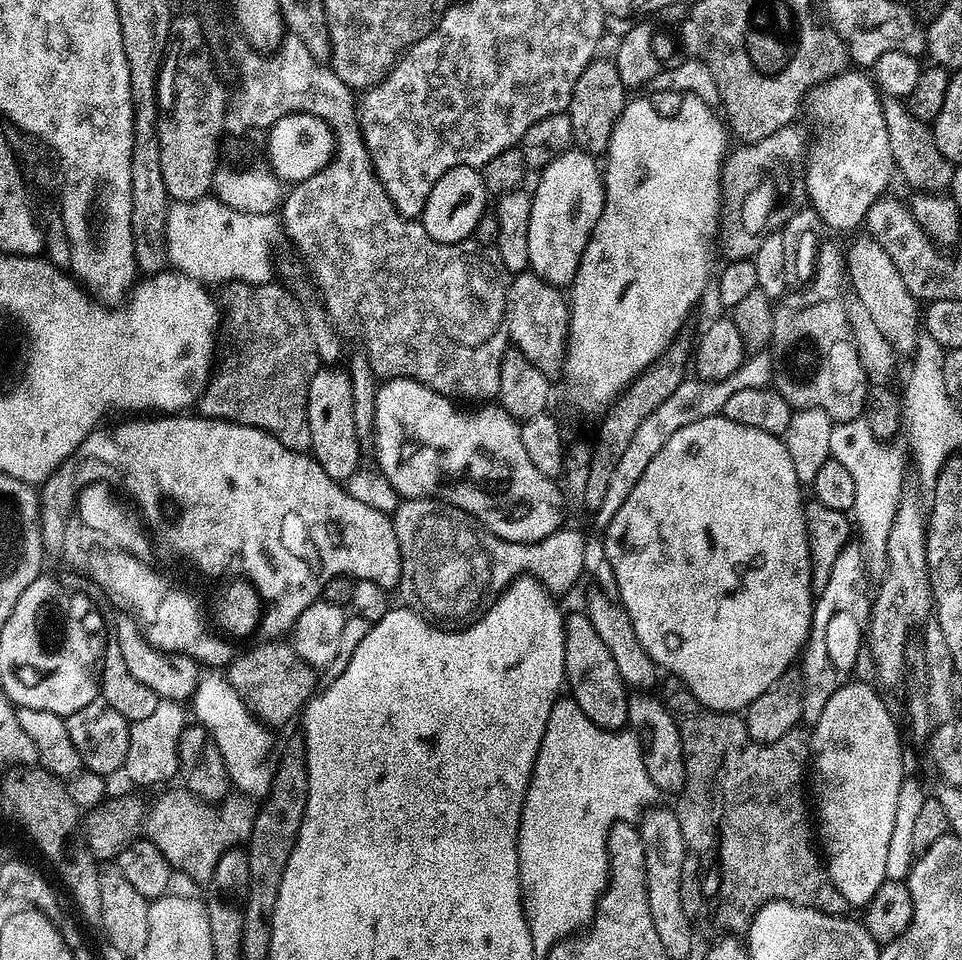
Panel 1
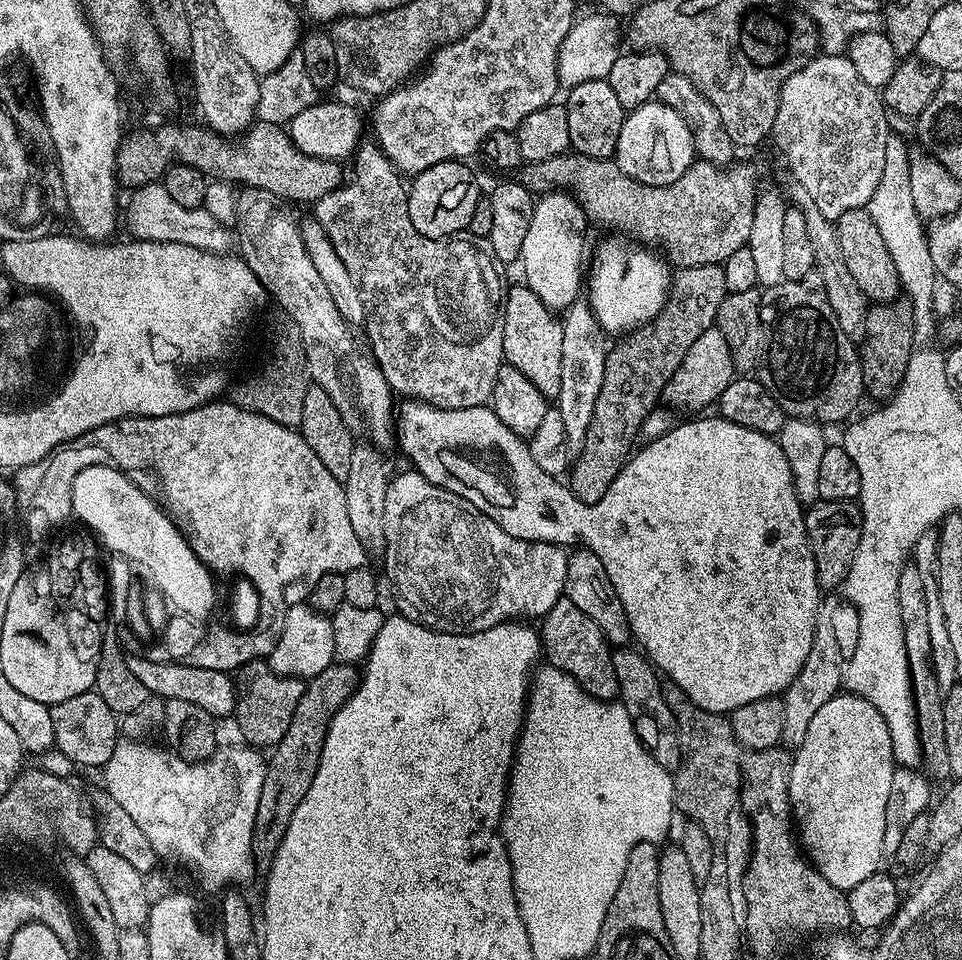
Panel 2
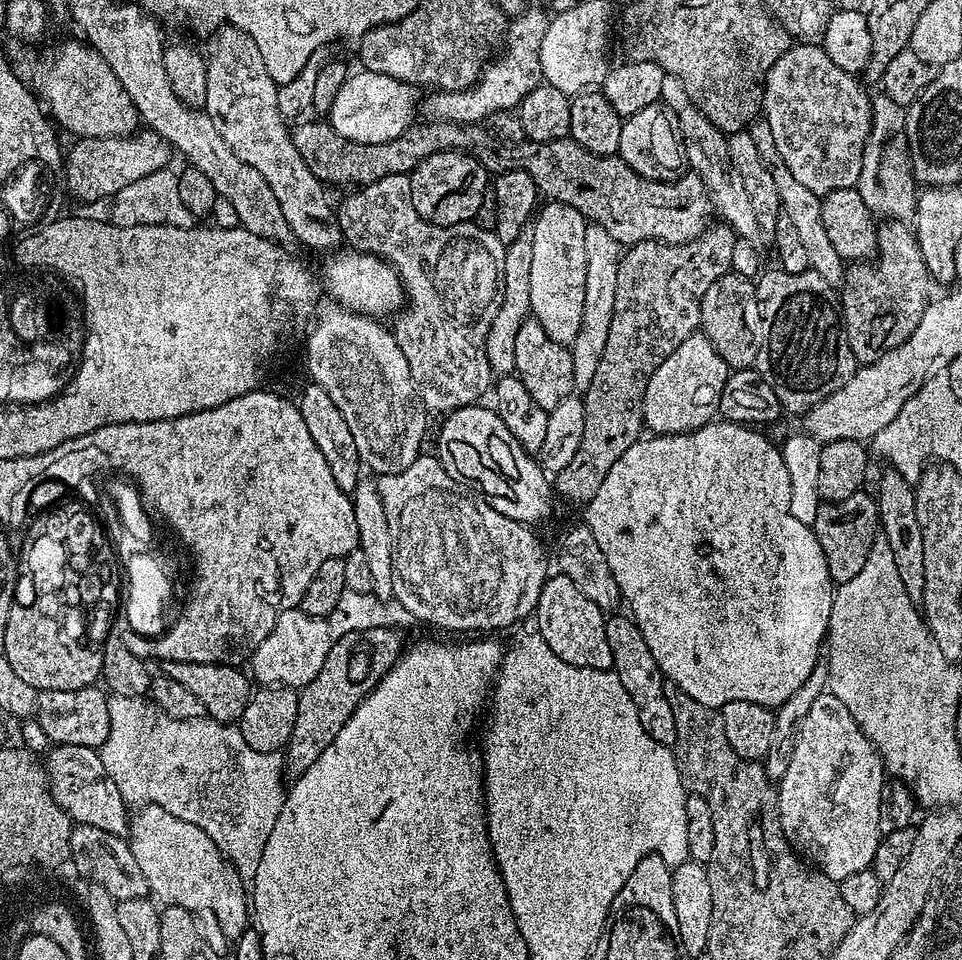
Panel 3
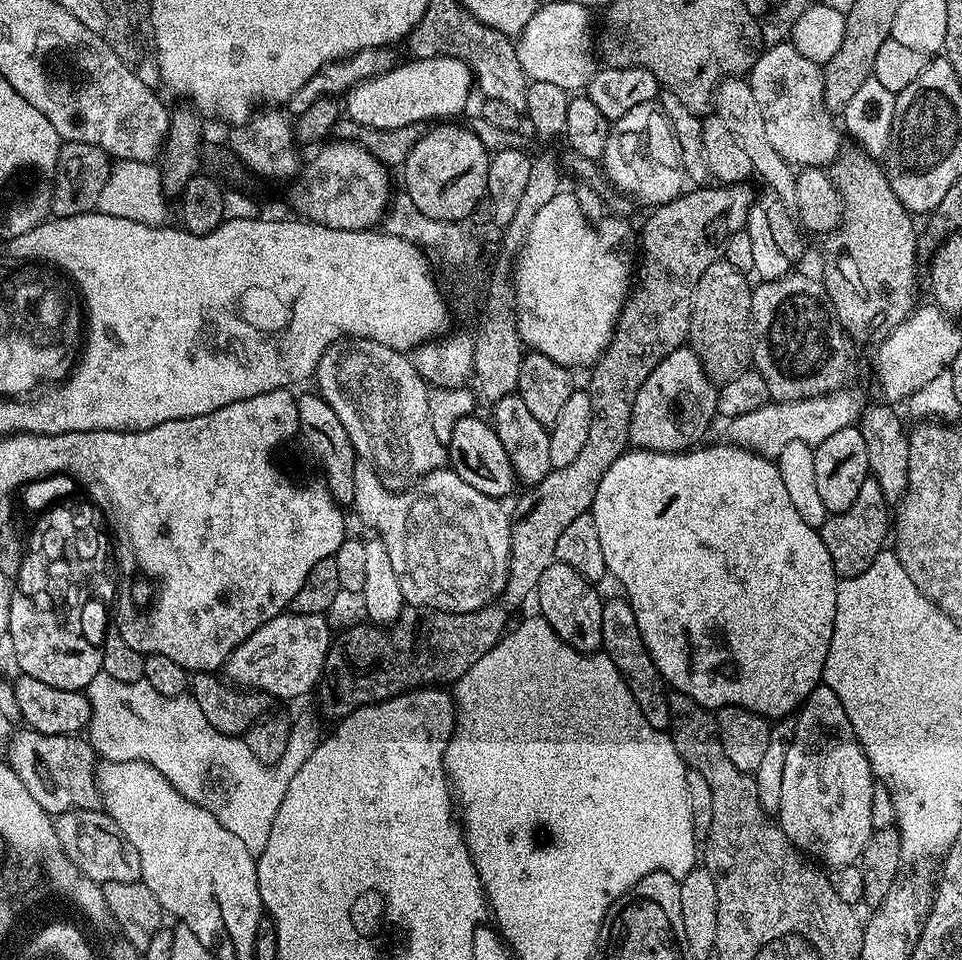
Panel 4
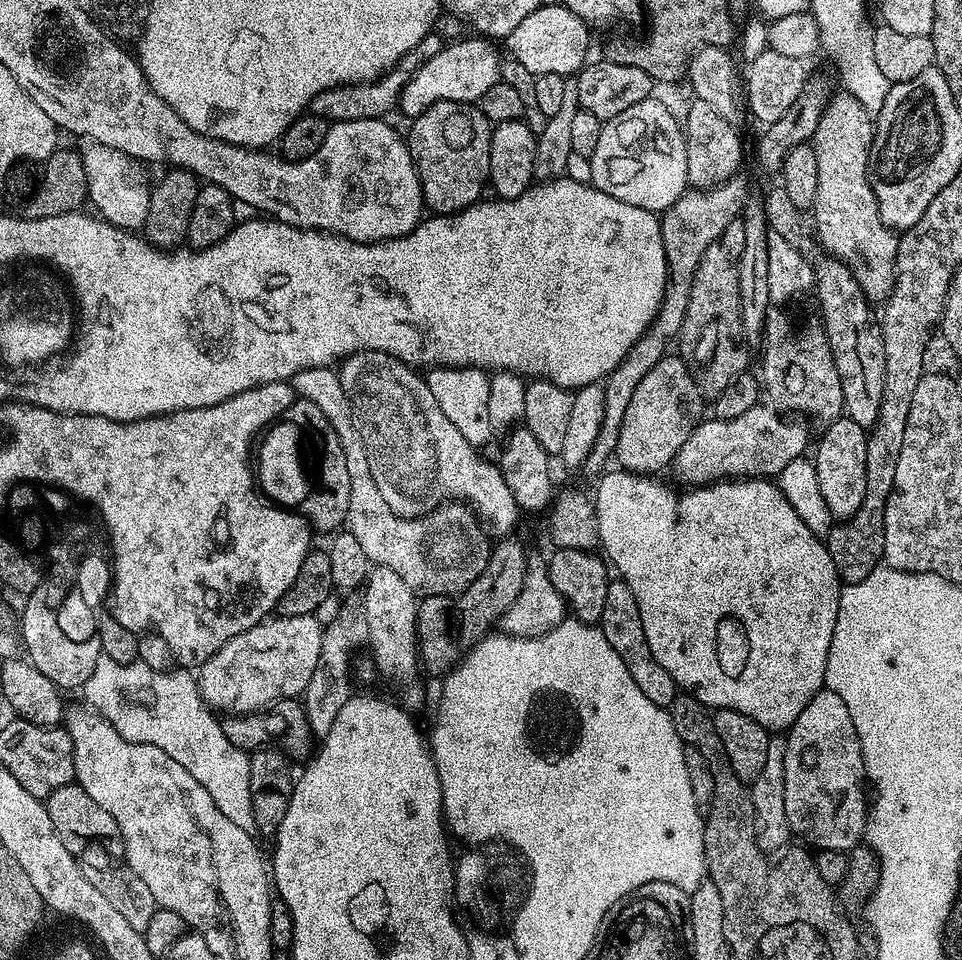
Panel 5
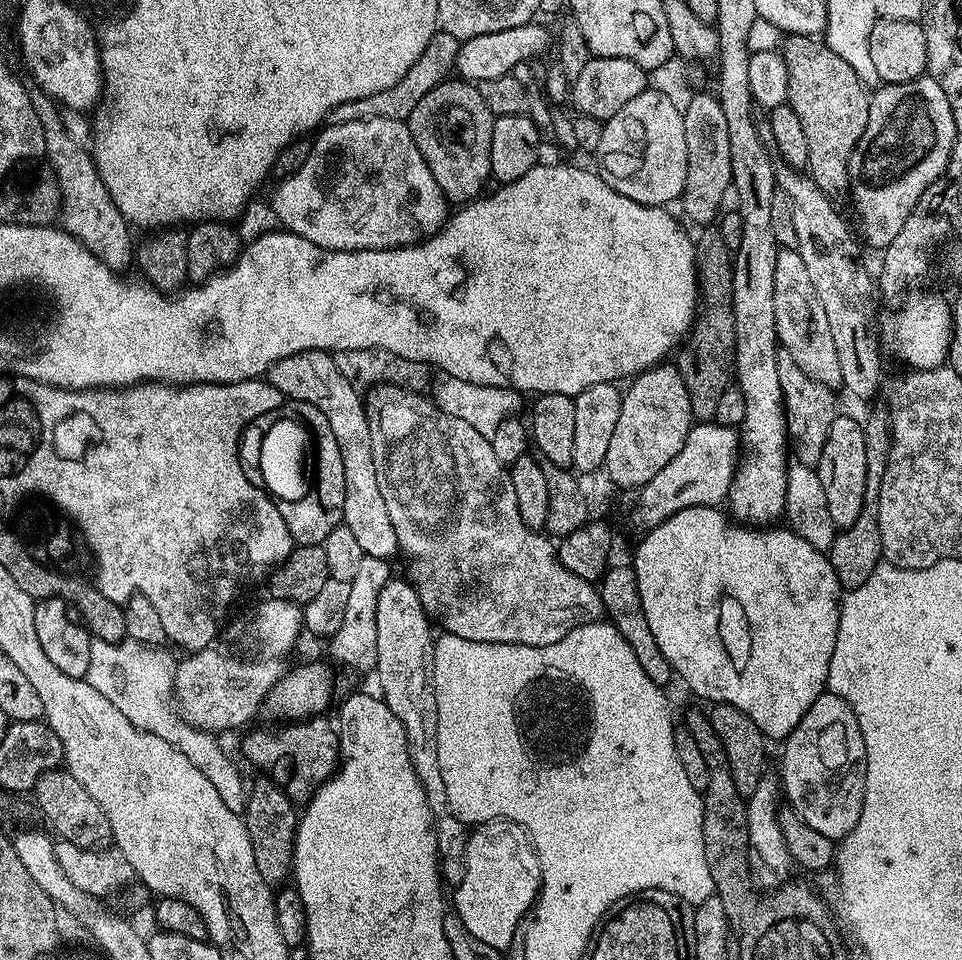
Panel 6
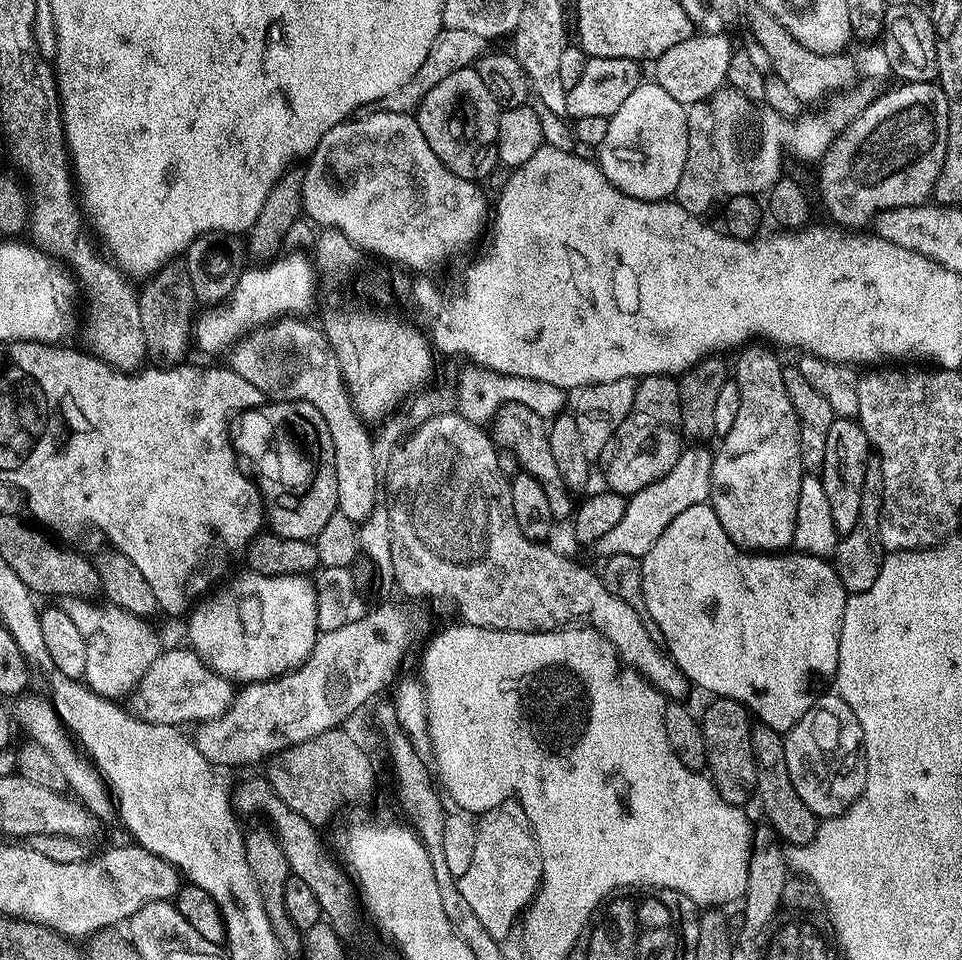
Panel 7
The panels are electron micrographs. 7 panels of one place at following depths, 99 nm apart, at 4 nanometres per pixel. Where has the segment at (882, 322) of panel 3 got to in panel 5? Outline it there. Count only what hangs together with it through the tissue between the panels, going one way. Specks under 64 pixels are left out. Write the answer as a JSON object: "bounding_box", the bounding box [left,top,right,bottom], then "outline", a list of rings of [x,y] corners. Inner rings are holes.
{"bounding_box":[810,94,898,302],"outline":[[[836,94],[828,101],[818,128],[810,138],[814,158],[818,162],[818,194],[814,213],[816,212],[816,232],[820,235],[820,244],[828,251],[825,253],[831,254],[852,271],[852,277],[860,283],[860,289],[864,291],[867,300],[884,302],[896,281],[898,236],[886,226],[886,222],[882,222],[882,214],[878,214],[878,198],[874,198],[874,190],[870,186],[868,159],[872,153],[873,131],[873,117],[858,99],[847,94]]]}

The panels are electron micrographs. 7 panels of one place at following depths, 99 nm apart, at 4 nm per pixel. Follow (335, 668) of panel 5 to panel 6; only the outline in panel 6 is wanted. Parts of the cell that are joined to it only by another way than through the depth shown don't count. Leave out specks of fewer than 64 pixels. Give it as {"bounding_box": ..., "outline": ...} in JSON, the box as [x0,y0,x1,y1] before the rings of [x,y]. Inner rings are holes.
{"bounding_box":[326,556,390,673],"outline":[[[364,556],[354,574],[354,578],[348,581],[350,598],[347,599],[342,626],[326,644],[329,654],[344,668],[353,668],[356,672],[368,673],[375,669],[376,659],[378,658],[378,622],[376,621],[378,594],[390,578],[388,566],[390,566],[388,560]]]}

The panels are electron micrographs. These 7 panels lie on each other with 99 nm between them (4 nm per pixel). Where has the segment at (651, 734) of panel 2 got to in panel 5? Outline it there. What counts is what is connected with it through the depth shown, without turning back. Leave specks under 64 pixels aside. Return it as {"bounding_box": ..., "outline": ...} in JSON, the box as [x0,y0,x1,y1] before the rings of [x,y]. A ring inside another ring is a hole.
{"bounding_box":[598,578,678,709],"outline":[[[623,578],[609,579],[606,590],[606,602],[602,605],[602,614],[598,627],[606,634],[606,642],[618,650],[618,658],[626,662],[626,670],[630,670],[630,678],[638,685],[638,690],[650,698],[659,708],[671,709],[678,689],[674,678],[650,654],[650,642],[646,642],[646,630],[642,630],[642,614],[638,614],[638,602],[634,599],[634,590]]]}

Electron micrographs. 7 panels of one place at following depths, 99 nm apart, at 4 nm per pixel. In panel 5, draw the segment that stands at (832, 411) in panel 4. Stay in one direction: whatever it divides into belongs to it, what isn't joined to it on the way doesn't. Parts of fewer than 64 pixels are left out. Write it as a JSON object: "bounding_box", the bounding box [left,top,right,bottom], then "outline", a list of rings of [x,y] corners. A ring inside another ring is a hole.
{"bounding_box":[670,407,809,486],"outline":[[[764,407],[746,410],[746,414],[729,420],[701,420],[670,465],[679,483],[699,486],[729,478],[776,478],[794,458],[805,455],[809,451],[809,425],[803,419],[781,414],[775,407]]]}

